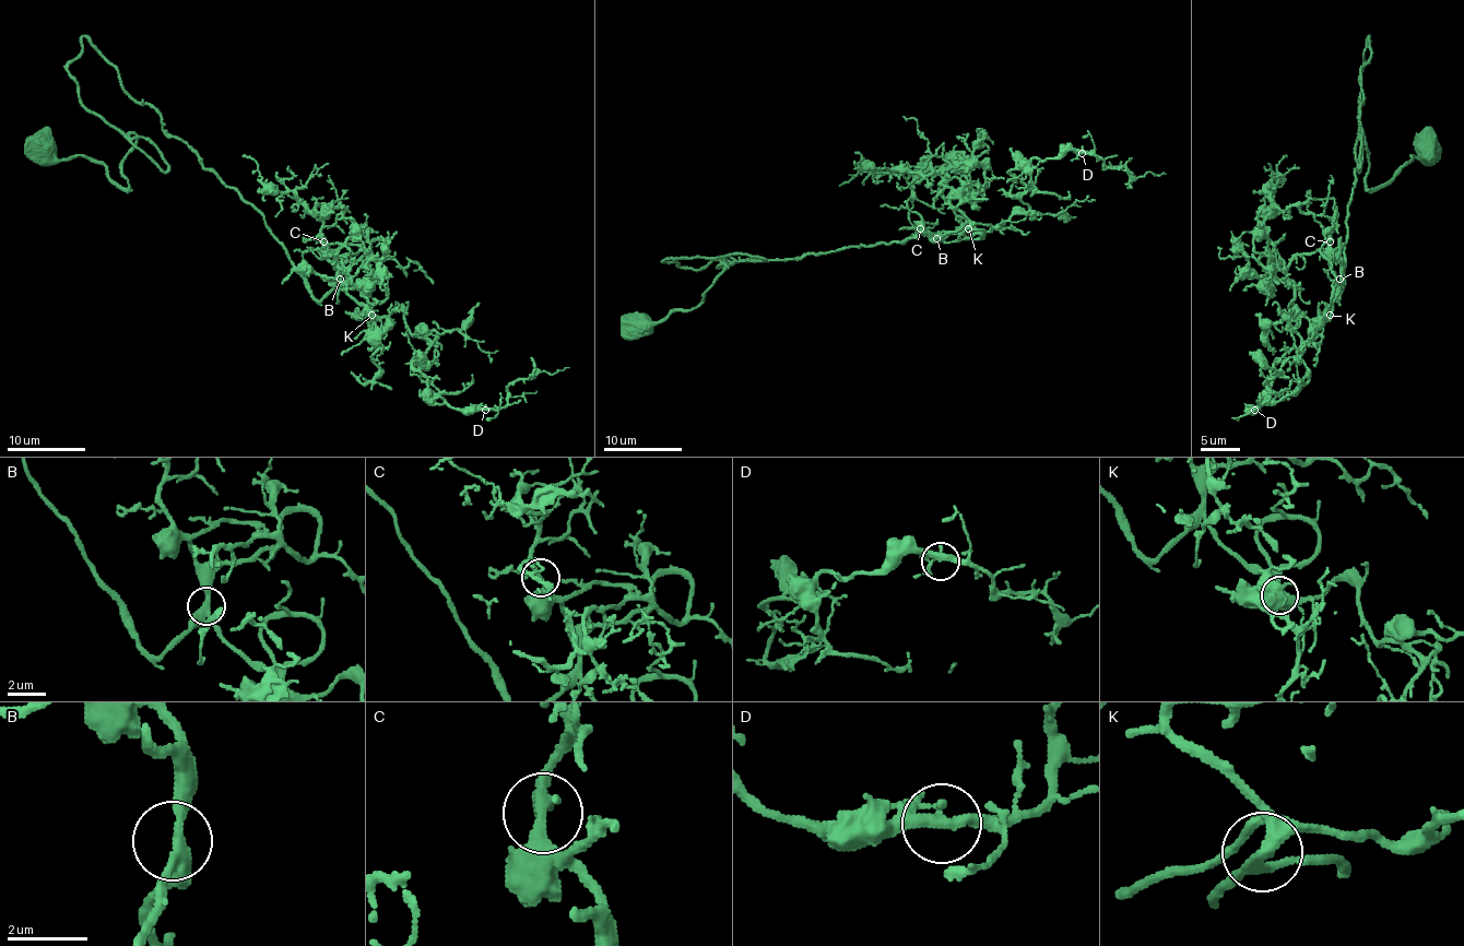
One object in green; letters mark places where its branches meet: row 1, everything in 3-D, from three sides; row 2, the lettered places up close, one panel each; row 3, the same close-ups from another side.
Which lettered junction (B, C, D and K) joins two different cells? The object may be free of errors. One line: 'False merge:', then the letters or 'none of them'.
False merge: none of them

